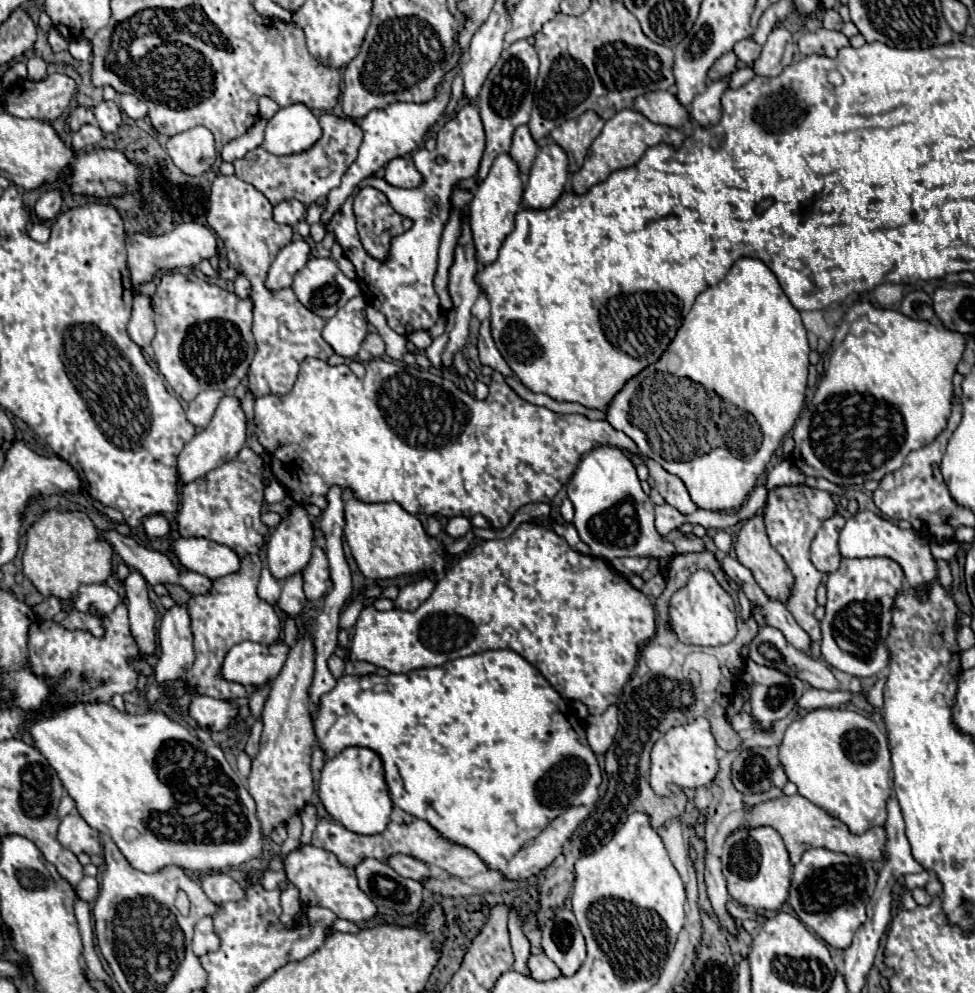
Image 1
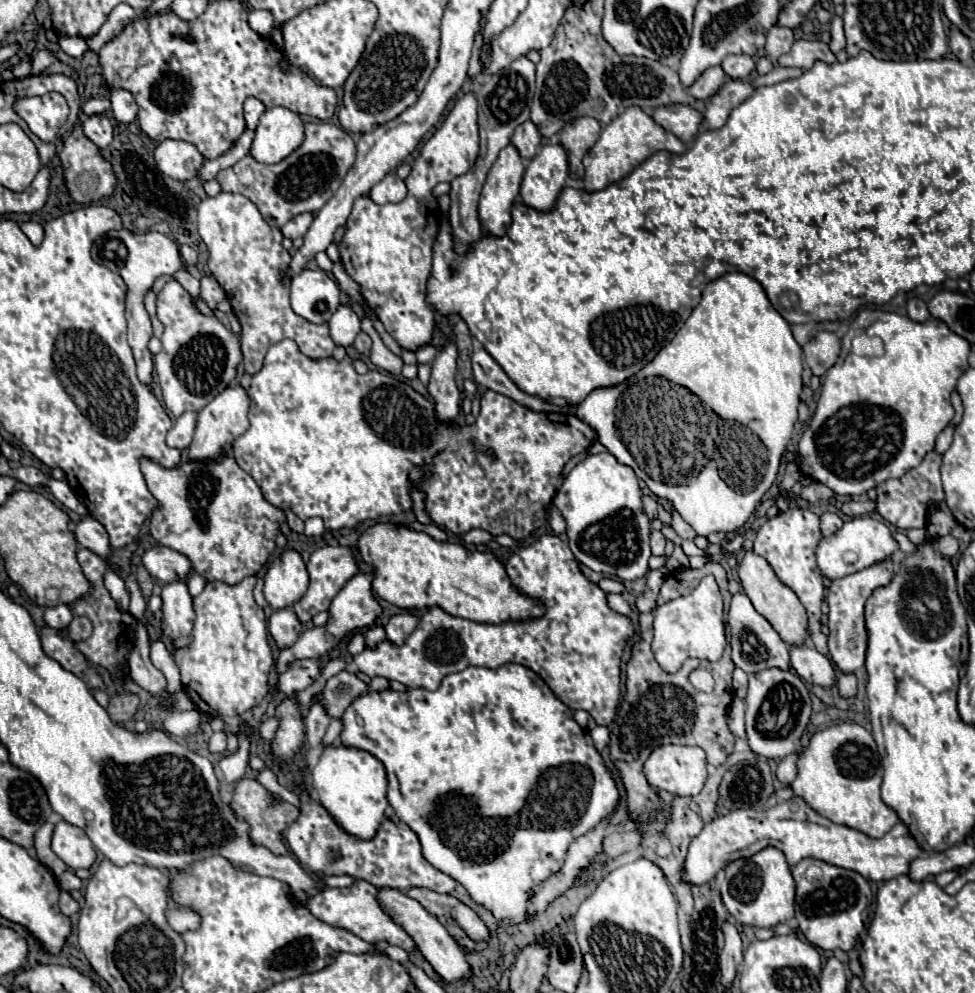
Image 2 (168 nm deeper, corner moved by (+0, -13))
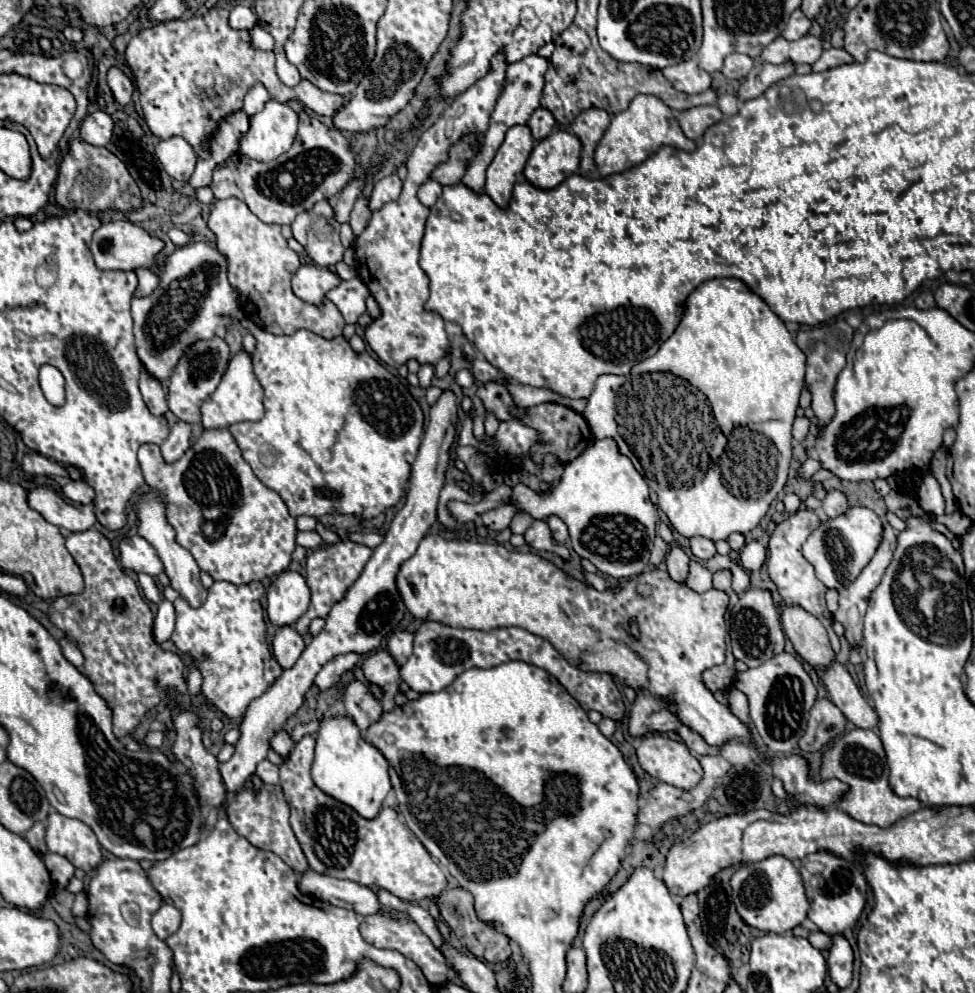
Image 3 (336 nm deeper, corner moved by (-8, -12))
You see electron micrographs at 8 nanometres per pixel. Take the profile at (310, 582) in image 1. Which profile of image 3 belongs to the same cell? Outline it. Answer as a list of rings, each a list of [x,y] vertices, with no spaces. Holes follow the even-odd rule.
[[[342,541],[342,545],[328,545],[328,547],[320,547],[316,549],[312,555],[308,555],[308,561],[306,561],[306,583],[310,587],[310,593],[312,593],[312,599],[310,599],[310,607],[308,611],[298,619],[298,623],[294,625],[294,629],[304,635],[308,631],[308,625],[312,619],[316,617],[322,617],[326,619],[332,605],[336,605],[338,601],[344,599],[344,593],[352,587],[352,583],[356,581],[356,577],[360,577],[366,561],[370,559],[372,555],[372,549],[364,547],[364,545],[358,545],[358,543],[352,543],[352,541]]]

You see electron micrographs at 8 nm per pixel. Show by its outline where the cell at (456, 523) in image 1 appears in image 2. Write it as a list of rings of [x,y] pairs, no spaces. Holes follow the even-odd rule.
[[[480,529],[470,530],[463,536],[463,541],[466,545],[485,545],[489,541],[493,541],[494,536],[489,532]]]

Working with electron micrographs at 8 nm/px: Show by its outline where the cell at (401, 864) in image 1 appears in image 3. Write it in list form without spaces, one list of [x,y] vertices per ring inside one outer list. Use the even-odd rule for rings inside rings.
[[[454,887],[454,889],[446,889],[442,895],[438,895],[438,909],[442,919],[448,923],[448,927],[456,933],[458,941],[478,959],[482,961],[490,961],[490,963],[502,963],[506,959],[510,959],[512,951],[510,951],[510,943],[508,937],[498,933],[490,923],[482,923],[476,917],[474,911],[474,897],[462,889],[462,887]]]

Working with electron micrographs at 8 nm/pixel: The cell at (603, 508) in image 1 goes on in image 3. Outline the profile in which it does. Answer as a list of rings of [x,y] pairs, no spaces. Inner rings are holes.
[[[610,437],[596,439],[592,445],[588,445],[588,449],[584,449],[584,453],[580,453],[576,459],[568,461],[568,465],[564,465],[564,473],[562,473],[558,485],[554,485],[554,489],[548,497],[538,497],[530,487],[526,487],[524,483],[518,483],[512,493],[512,503],[516,503],[516,507],[520,511],[530,513],[534,519],[548,519],[550,515],[560,517],[568,525],[572,549],[580,557],[594,563],[598,571],[602,571],[614,579],[636,577],[648,567],[658,511],[648,497],[646,481],[634,469],[632,461],[618,451],[616,441],[612,441]]]

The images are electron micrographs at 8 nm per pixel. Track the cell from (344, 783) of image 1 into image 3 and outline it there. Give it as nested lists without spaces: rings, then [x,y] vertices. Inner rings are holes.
[[[330,715],[320,719],[320,727],[316,731],[312,779],[324,793],[350,805],[366,819],[374,819],[378,815],[386,793],[392,789],[388,761],[372,743],[362,737],[360,729],[348,715]]]

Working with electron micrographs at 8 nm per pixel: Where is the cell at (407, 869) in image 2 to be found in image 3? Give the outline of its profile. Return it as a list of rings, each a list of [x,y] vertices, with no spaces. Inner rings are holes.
[[[306,735],[294,745],[290,757],[280,767],[280,785],[292,811],[292,831],[312,871],[336,879],[350,879],[370,889],[386,889],[410,903],[418,903],[446,889],[444,871],[392,807],[382,807],[374,819],[360,817],[352,807],[316,787],[310,777],[312,761],[314,737]]]

